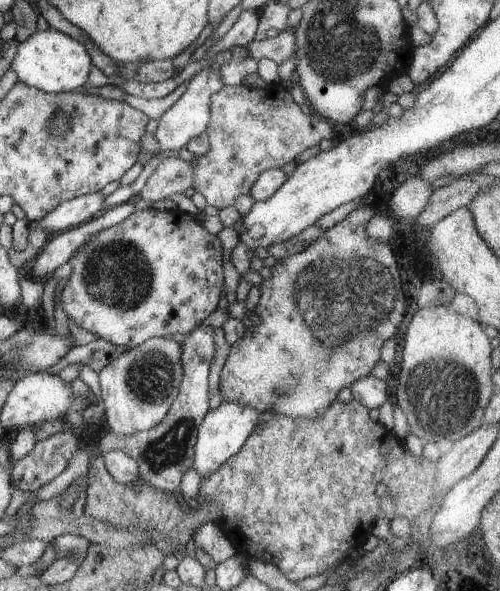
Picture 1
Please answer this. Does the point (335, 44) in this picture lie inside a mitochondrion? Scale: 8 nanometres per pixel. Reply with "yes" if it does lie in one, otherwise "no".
yes

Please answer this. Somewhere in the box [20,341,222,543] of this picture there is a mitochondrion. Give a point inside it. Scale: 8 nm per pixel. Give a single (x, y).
(151, 376)

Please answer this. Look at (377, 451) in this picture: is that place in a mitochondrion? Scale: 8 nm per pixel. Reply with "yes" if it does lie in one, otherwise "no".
no

